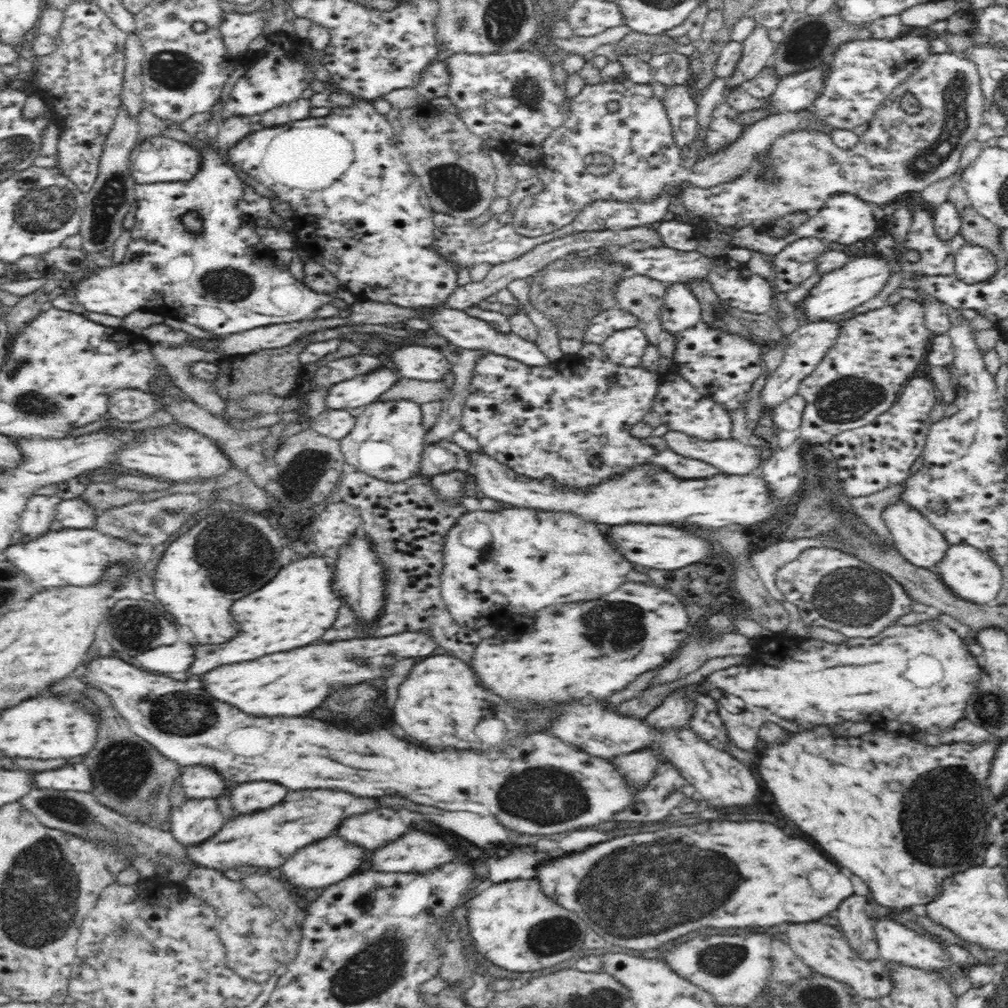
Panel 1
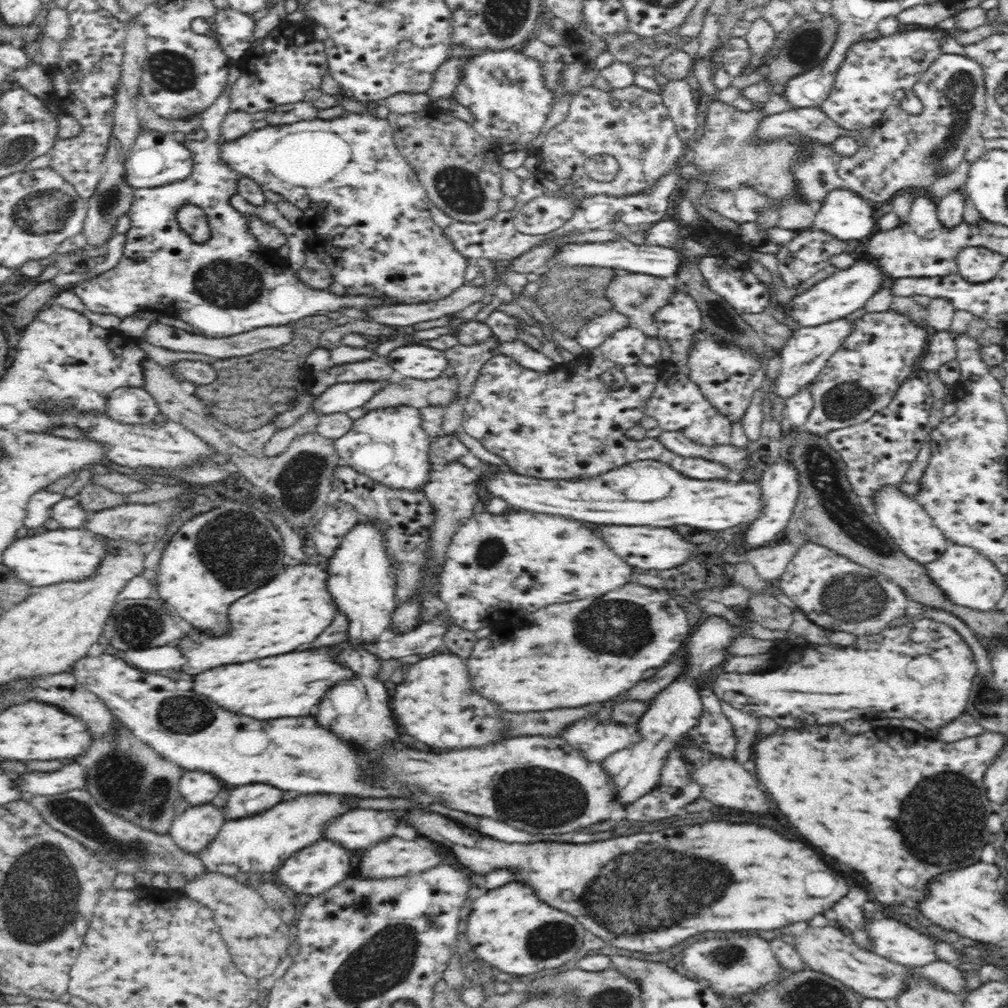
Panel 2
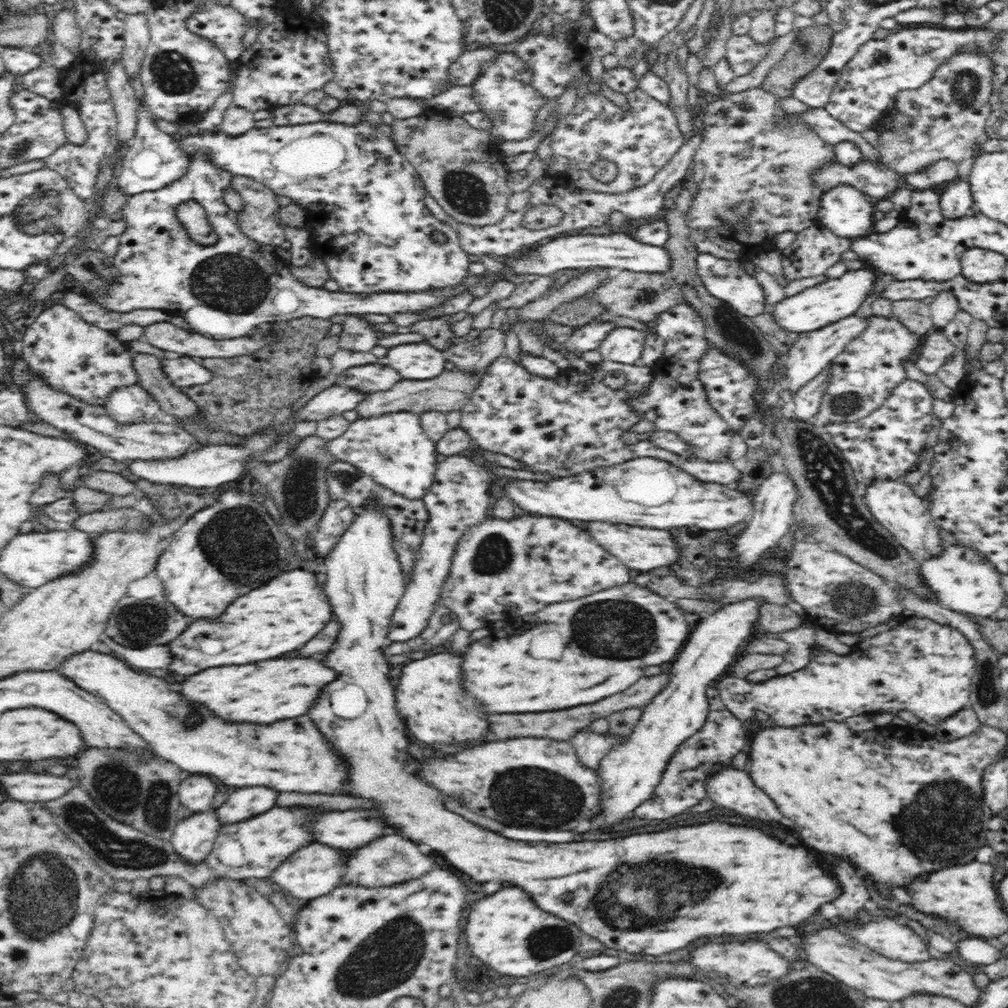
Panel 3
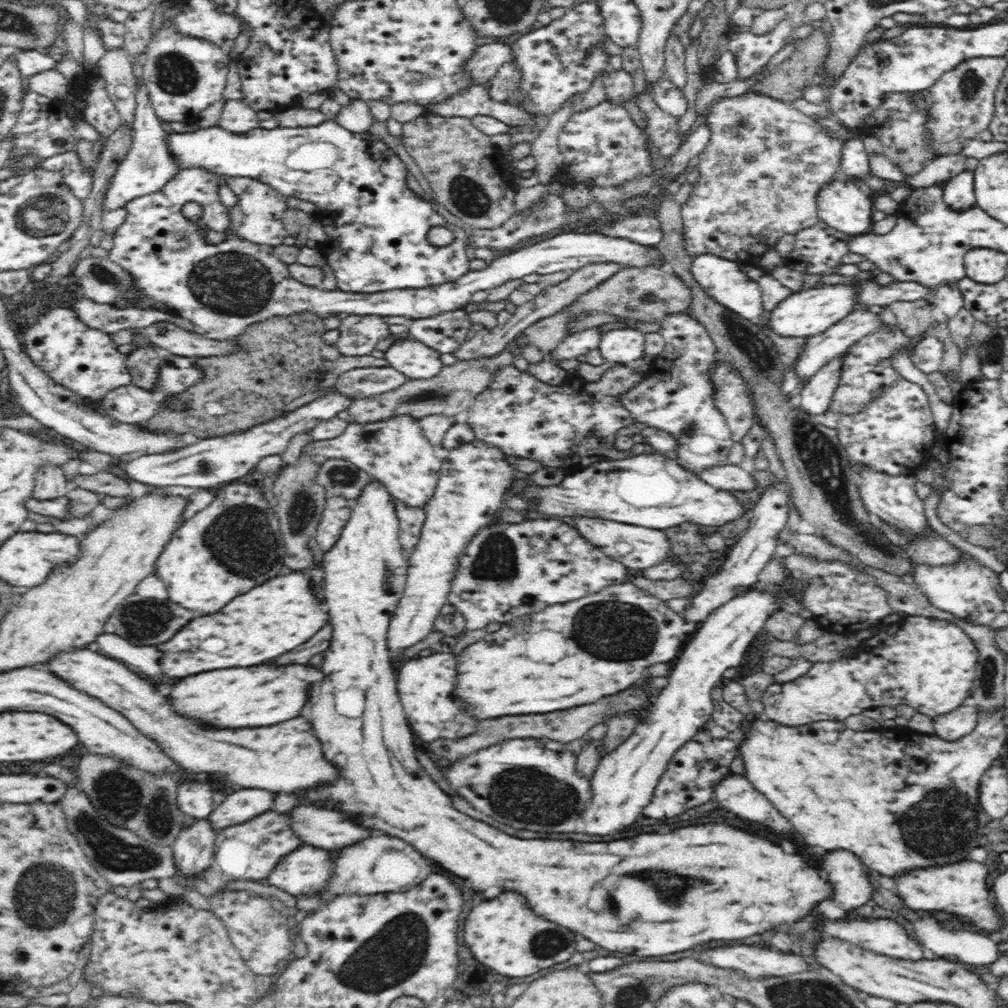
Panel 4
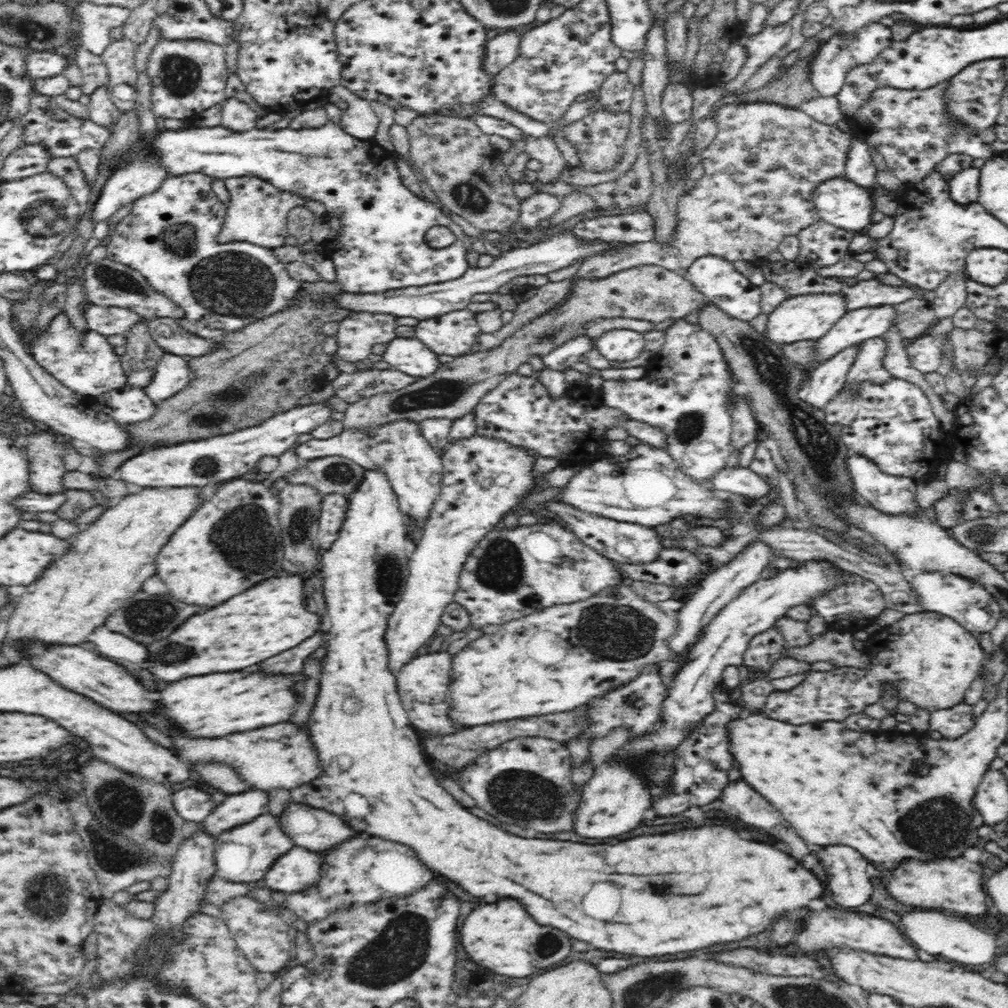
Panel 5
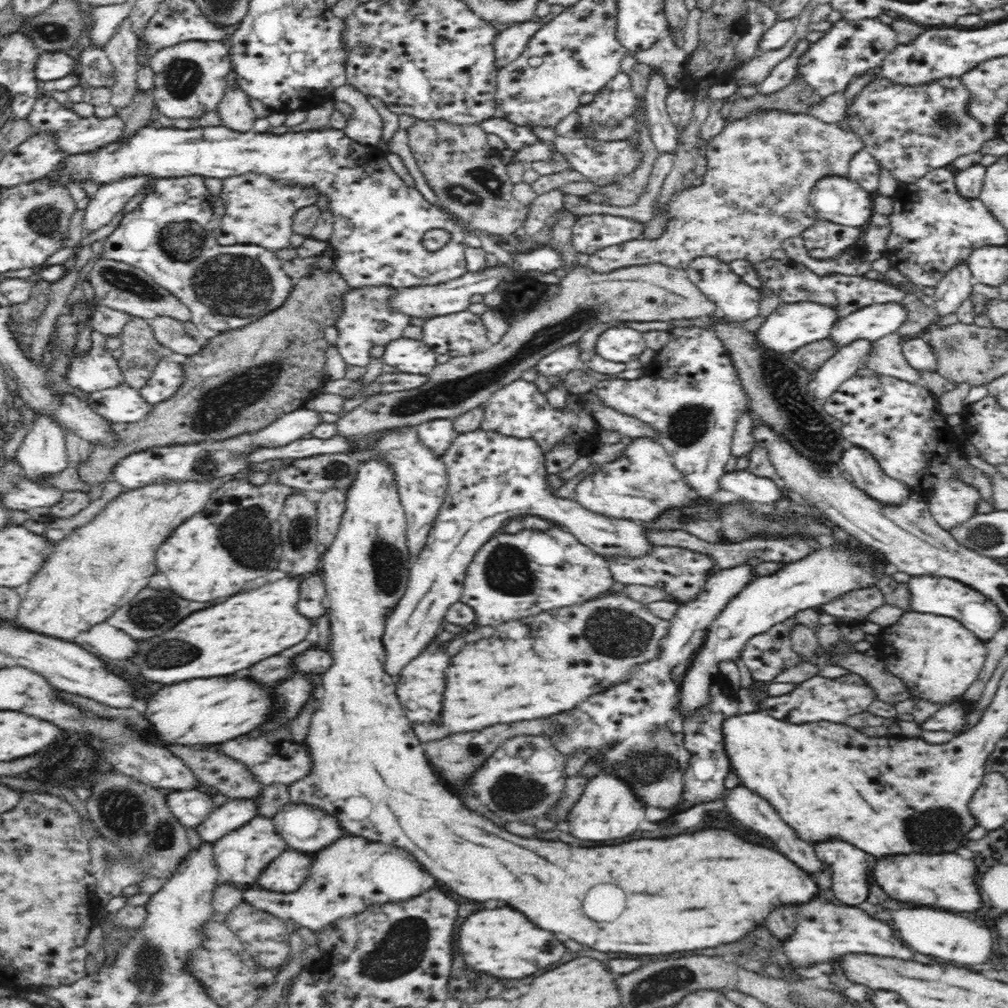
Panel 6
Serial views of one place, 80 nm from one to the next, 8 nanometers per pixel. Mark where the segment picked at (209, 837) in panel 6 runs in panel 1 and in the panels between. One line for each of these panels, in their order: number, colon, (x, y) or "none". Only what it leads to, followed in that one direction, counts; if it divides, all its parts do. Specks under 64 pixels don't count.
1: (247, 798)
2: (247, 800)
3: (246, 802)
4: (241, 806)
5: (241, 808)

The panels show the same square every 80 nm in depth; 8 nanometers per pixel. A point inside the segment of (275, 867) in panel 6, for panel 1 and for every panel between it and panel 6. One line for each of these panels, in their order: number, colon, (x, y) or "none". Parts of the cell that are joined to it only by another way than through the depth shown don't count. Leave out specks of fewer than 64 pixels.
1: (327, 862)
2: (315, 869)
3: (314, 871)
4: (306, 871)
5: (296, 870)

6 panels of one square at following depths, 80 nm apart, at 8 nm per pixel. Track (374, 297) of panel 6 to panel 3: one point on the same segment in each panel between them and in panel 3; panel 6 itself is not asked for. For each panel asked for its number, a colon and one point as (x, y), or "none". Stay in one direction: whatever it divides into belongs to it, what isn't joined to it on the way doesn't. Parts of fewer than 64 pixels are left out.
3: (357, 334)
4: (359, 335)
5: (358, 332)

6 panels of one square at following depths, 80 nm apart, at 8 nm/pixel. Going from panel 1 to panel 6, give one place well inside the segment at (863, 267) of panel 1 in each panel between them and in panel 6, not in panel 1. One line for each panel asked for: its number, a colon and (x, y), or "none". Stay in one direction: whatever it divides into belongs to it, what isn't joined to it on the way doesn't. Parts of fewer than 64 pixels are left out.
2: (834, 297)
3: (815, 307)
4: (808, 312)
5: (804, 317)
6: (791, 325)

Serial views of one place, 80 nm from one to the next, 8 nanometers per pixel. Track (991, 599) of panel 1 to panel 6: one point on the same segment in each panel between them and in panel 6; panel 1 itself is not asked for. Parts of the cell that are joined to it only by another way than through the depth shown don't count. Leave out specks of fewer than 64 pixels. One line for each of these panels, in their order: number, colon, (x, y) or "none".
2: (969, 579)
3: (960, 580)
4: (967, 590)
5: (966, 601)
6: (941, 596)

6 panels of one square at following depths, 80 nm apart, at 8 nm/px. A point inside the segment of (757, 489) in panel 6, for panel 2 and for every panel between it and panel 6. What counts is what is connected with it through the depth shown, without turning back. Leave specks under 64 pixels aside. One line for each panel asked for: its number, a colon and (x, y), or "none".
2: (567, 424)
3: (720, 472)
4: (728, 477)
5: (743, 481)

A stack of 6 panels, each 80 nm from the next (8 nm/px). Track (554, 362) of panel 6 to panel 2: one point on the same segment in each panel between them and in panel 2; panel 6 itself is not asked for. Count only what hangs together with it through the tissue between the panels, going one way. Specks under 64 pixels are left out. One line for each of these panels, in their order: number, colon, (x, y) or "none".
2: (594, 332)
3: (588, 337)
4: (581, 342)
5: (561, 358)

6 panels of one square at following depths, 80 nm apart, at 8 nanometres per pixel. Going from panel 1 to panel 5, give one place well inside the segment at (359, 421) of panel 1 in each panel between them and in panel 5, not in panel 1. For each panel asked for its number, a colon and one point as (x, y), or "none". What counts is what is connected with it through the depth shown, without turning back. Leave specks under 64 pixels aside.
2: (389, 445)
3: (393, 449)
4: (394, 451)
5: (398, 449)

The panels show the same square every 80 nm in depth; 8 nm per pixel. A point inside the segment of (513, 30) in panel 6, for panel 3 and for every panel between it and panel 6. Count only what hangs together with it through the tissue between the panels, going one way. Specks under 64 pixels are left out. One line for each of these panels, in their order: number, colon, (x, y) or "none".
3: (463, 70)
4: (483, 64)
5: (502, 50)

